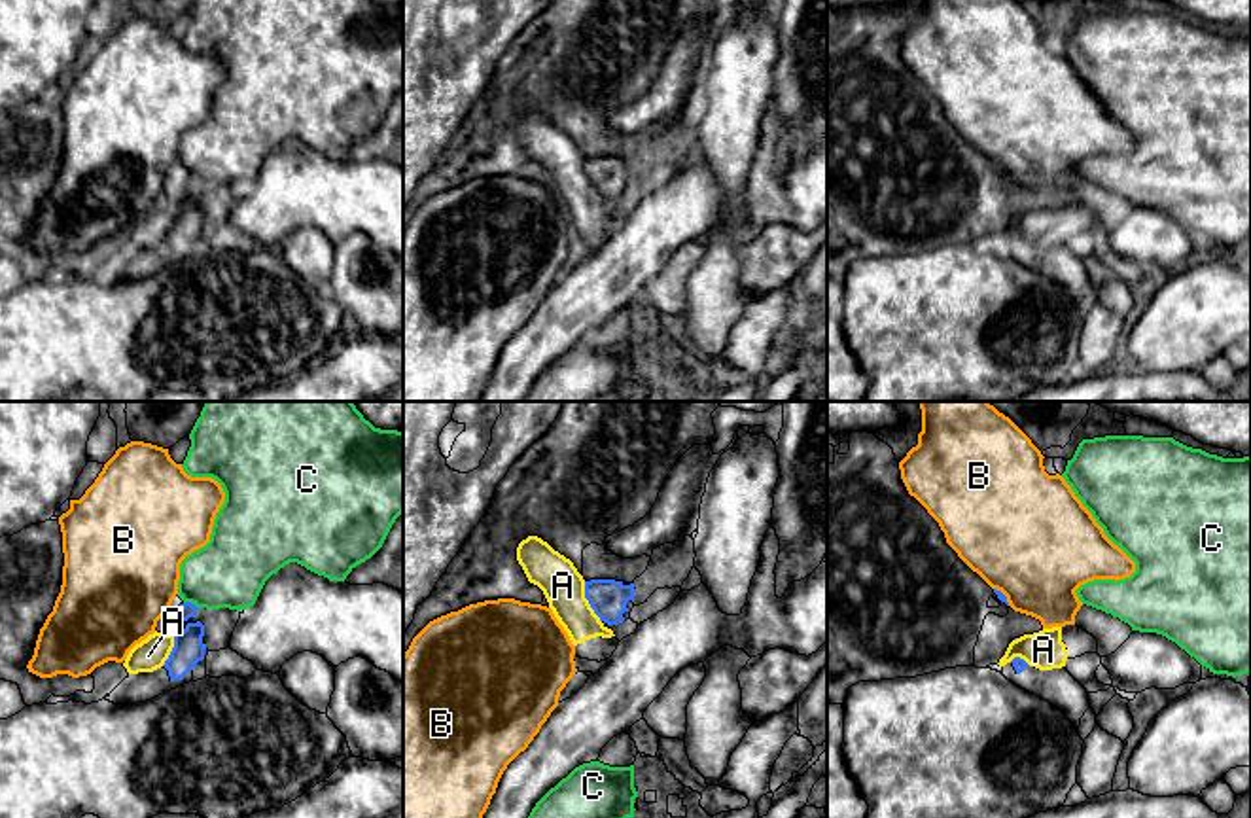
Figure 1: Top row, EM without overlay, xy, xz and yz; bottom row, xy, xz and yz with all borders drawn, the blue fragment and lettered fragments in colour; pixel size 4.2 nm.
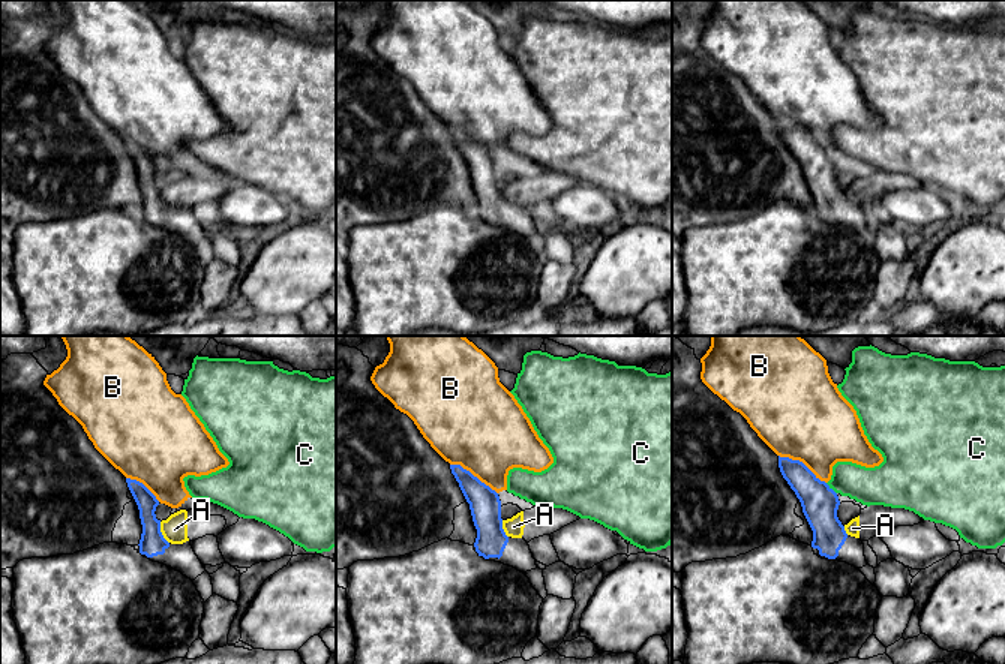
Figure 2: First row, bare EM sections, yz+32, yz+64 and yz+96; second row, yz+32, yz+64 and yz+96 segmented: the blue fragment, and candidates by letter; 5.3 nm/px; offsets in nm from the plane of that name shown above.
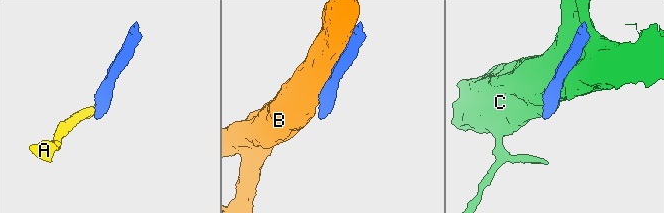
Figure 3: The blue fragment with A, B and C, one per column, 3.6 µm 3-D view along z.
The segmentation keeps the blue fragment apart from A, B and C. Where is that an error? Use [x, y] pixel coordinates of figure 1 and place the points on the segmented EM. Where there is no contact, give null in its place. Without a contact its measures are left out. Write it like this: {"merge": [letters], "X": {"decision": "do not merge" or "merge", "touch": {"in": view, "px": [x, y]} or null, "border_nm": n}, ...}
{"merge": [], "A": {"decision": "do not merge", "touch": {"in": "xz", "px": [589, 603]}, "border_nm": 190}, "B": {"decision": "do not merge", "touch": {"in": "yz", "px": [1004, 595]}, "border_nm": 100}, "C": {"decision": "do not merge", "touch": {"in": "xy", "px": [190, 603]}, "border_nm": 70}}

